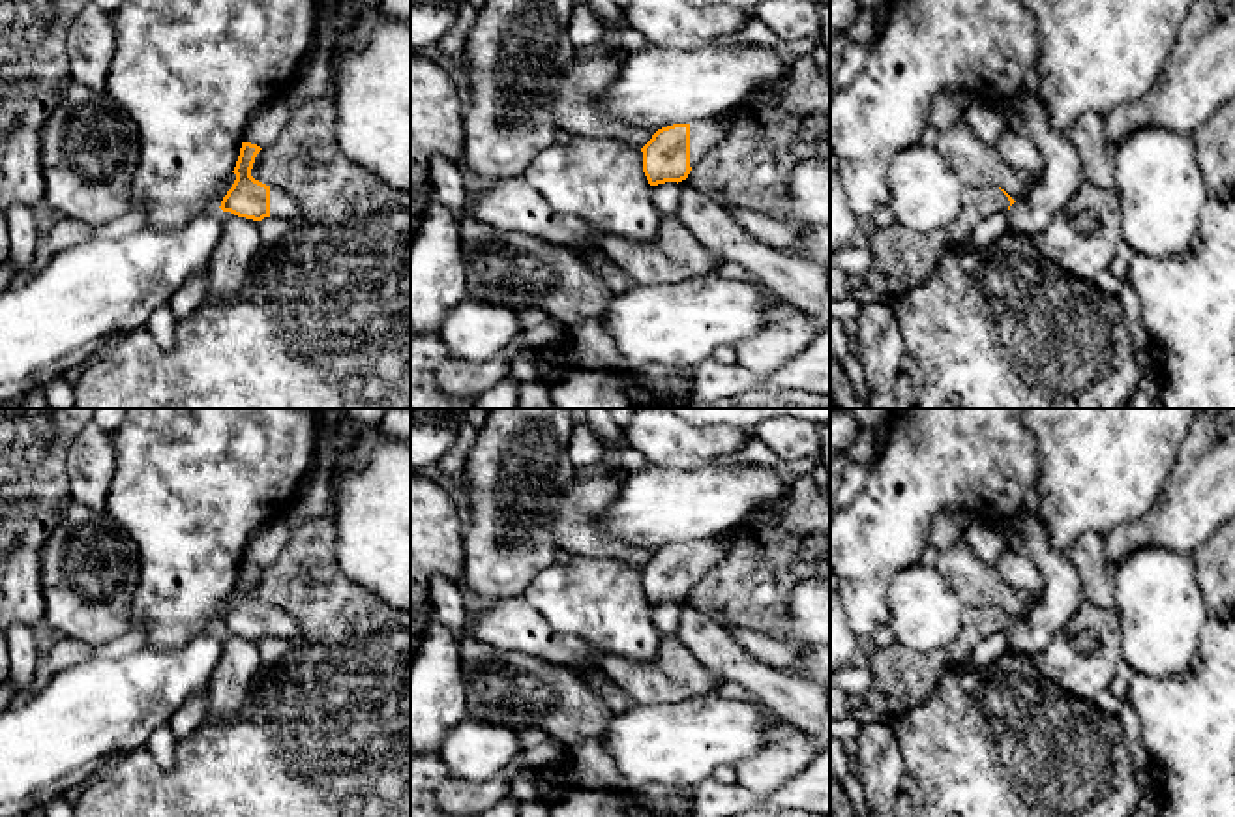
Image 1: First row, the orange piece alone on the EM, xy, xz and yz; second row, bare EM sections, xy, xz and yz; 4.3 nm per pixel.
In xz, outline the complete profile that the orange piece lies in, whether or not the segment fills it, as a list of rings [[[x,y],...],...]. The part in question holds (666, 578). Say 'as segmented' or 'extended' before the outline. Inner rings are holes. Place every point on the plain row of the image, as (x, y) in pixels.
extended | [[[787,476],[789,489],[774,504],[763,506],[759,512],[744,519],[737,528],[714,538],[693,540],[690,543],[673,543],[658,549],[641,568],[643,592],[650,605],[665,602],[682,602],[690,590],[705,577],[705,573],[722,562],[733,540],[746,530],[761,530],[778,523],[781,510],[789,498],[793,476]]]

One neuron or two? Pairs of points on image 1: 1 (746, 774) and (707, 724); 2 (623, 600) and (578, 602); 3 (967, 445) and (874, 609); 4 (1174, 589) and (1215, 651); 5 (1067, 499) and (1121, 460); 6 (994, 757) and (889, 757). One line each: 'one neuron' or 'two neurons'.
1: two neurons
2: one neuron
3: one neuron
4: two neurons
5: one neuron
6: two neurons

